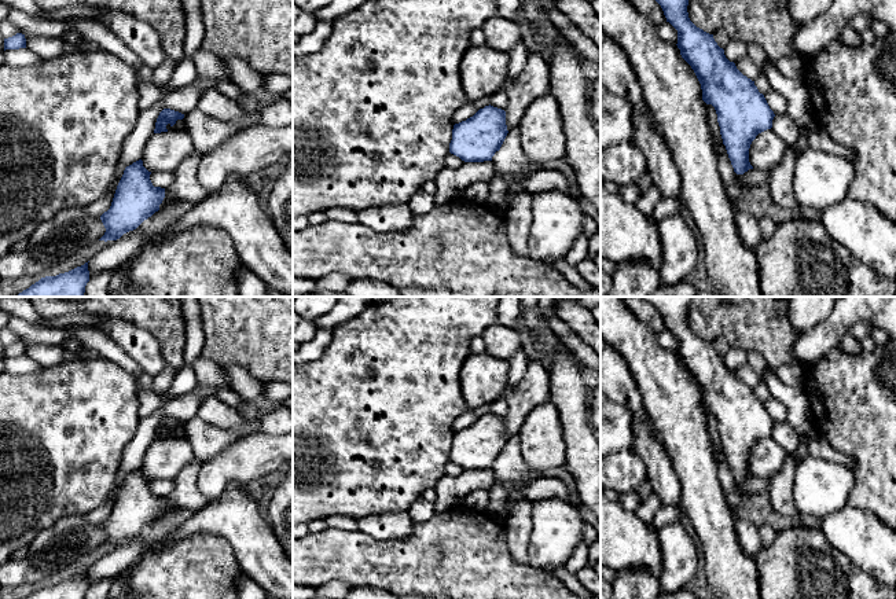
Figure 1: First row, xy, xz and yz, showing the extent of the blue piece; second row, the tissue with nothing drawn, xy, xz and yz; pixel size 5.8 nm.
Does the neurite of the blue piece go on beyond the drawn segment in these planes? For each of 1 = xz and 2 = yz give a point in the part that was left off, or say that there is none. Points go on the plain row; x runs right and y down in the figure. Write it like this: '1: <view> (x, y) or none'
1: none
2: none

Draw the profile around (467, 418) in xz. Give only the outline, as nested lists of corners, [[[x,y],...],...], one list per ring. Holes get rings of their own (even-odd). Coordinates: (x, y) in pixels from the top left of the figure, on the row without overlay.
[[[467,409],[466,412],[460,414],[452,423],[453,431],[459,431],[466,429],[467,426],[473,425],[478,419],[478,415],[474,409]]]

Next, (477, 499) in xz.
[[[474,489],[462,499],[460,506],[475,511],[485,511],[488,503],[489,503],[488,492],[484,489]]]

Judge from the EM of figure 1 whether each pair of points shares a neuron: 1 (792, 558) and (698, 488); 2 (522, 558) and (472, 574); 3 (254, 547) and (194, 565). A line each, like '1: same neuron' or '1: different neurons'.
1: different neurons
2: different neurons
3: different neurons

